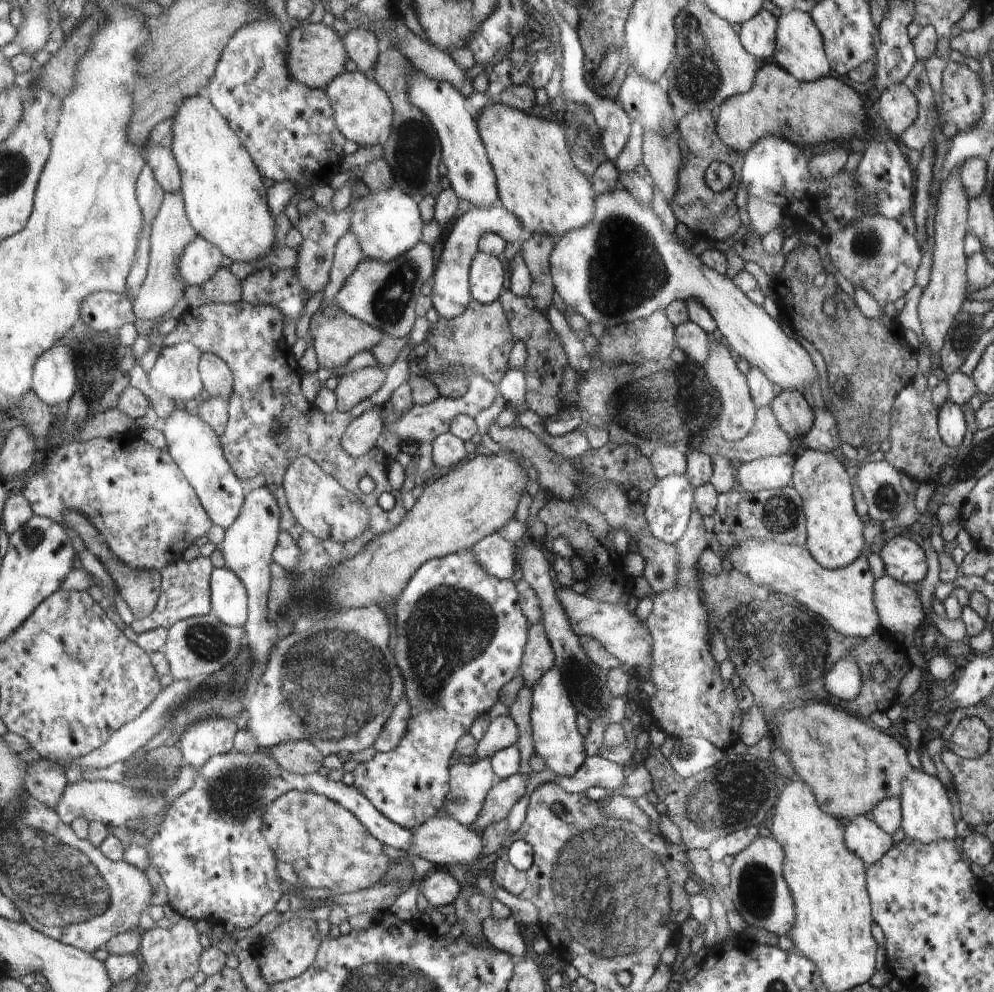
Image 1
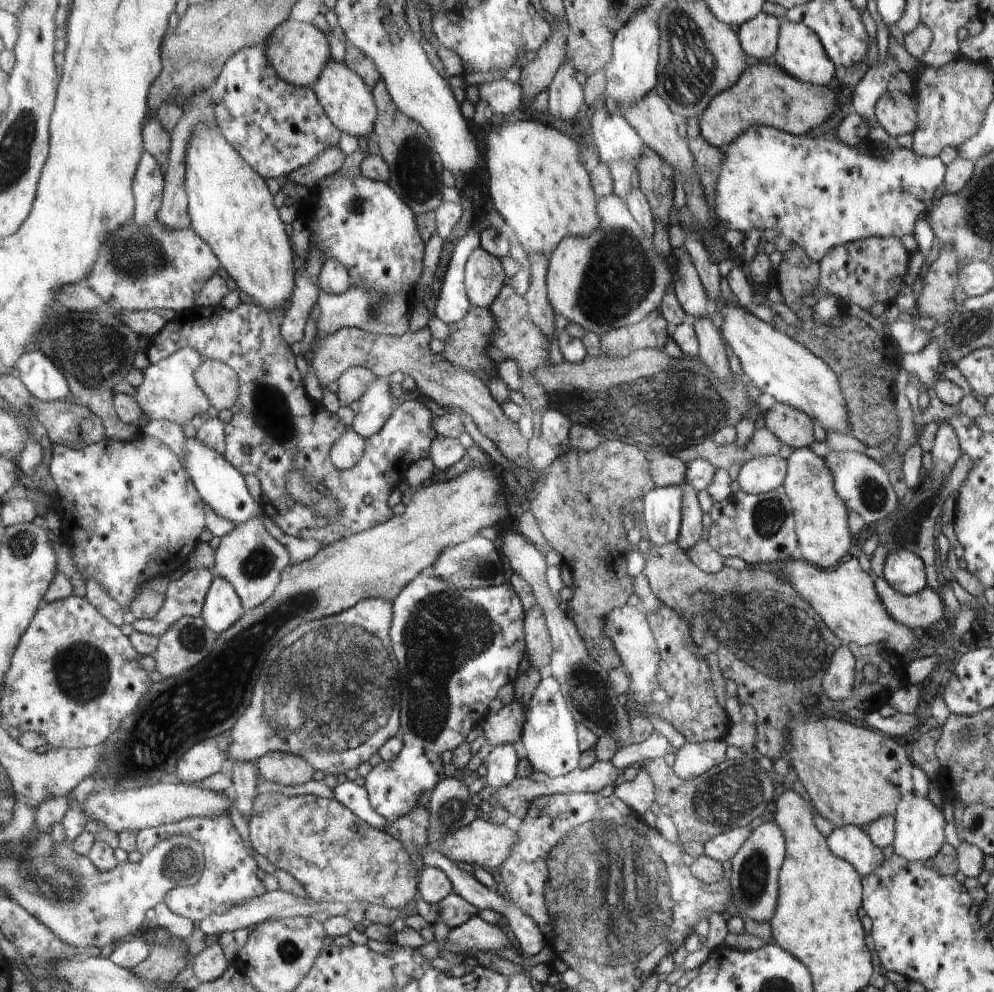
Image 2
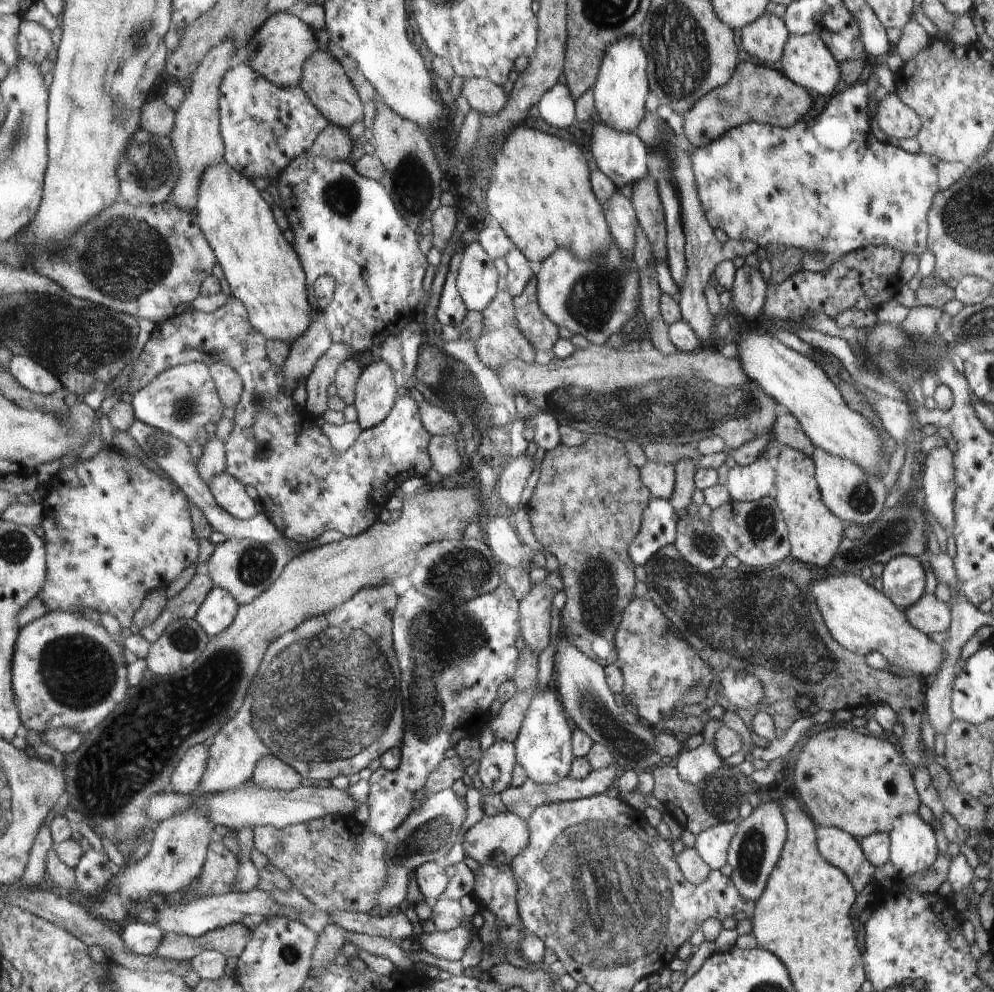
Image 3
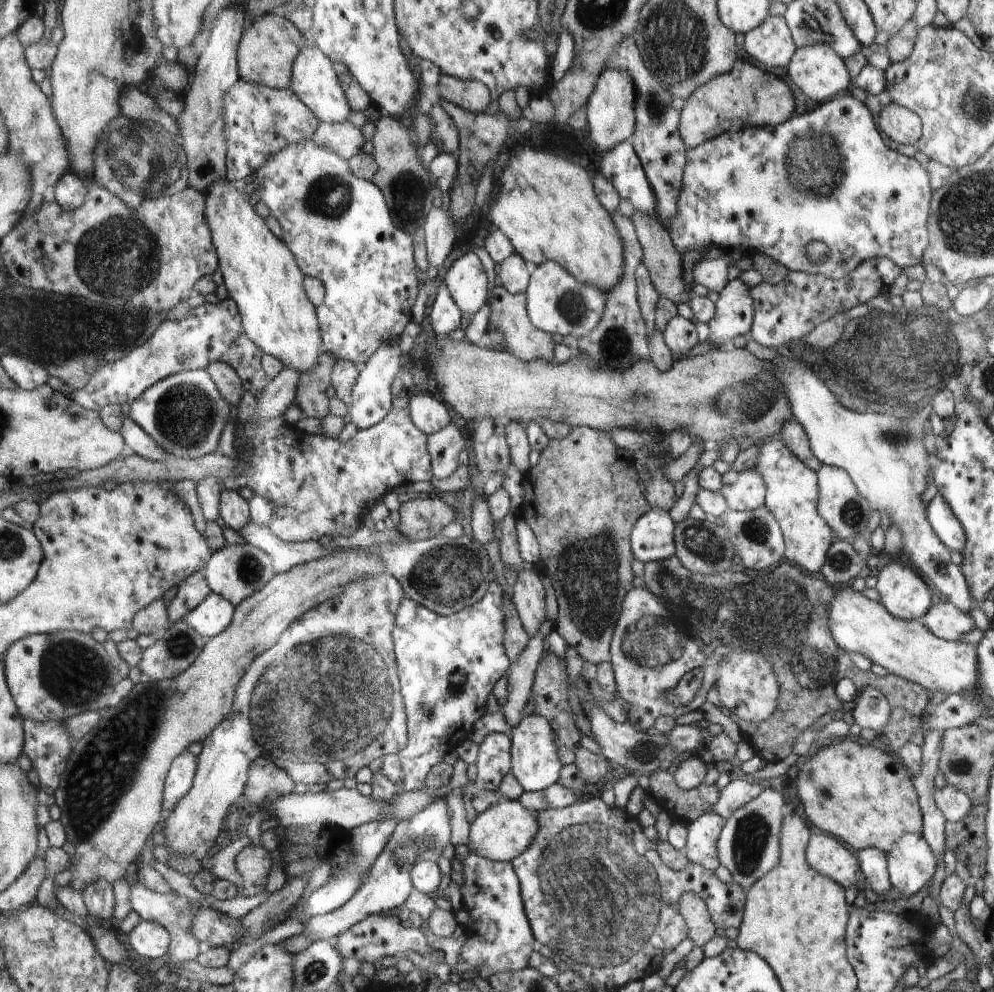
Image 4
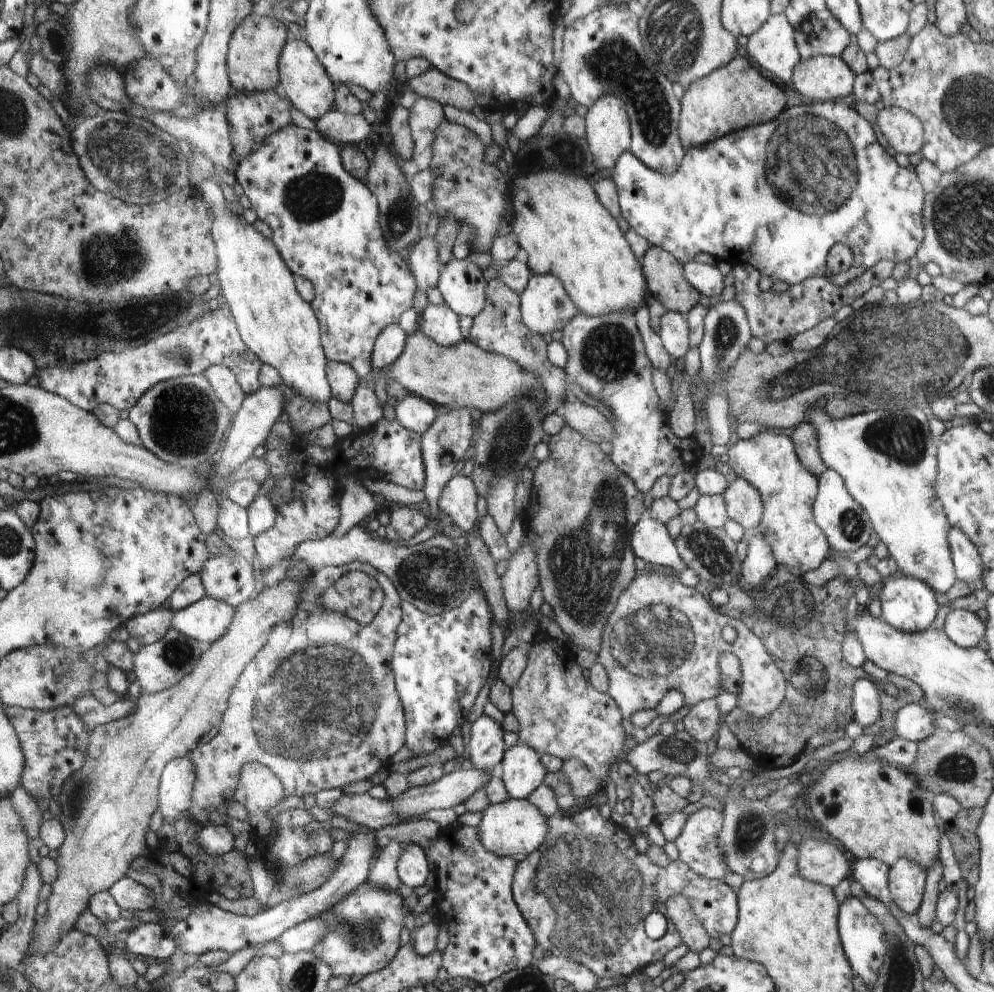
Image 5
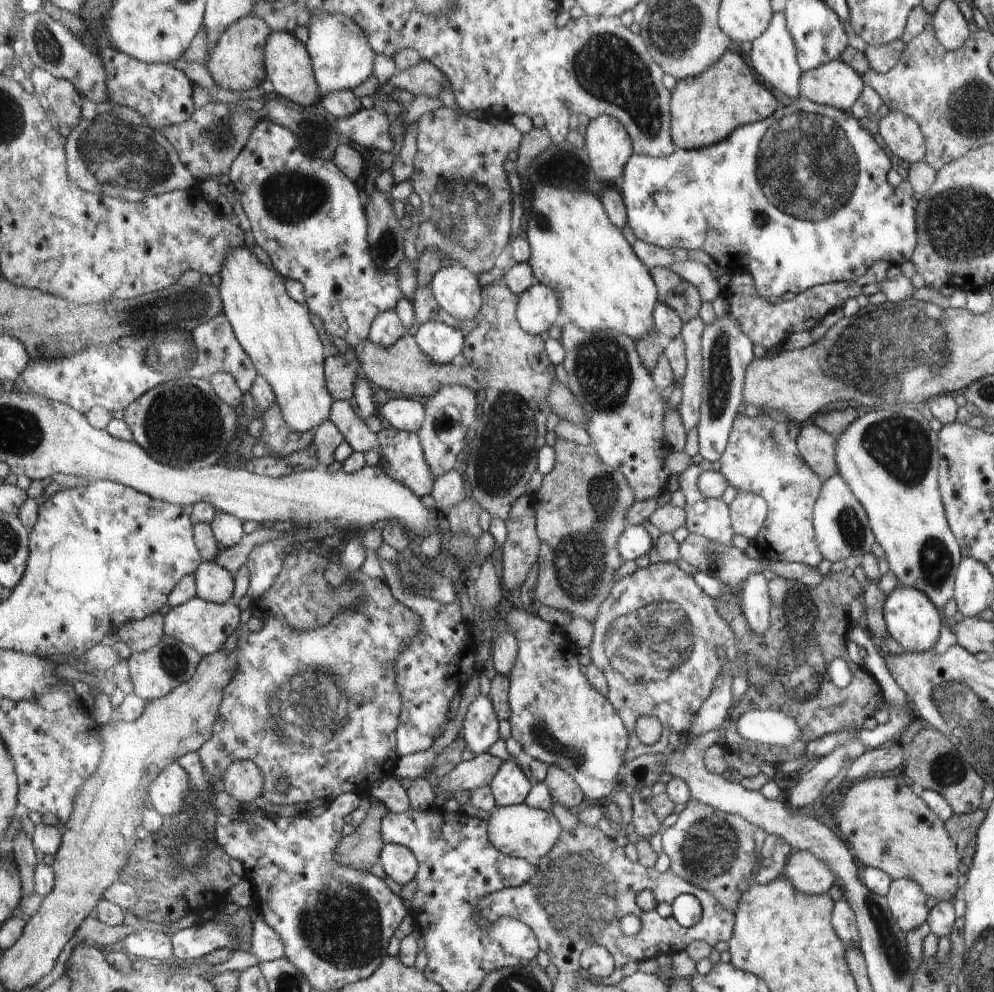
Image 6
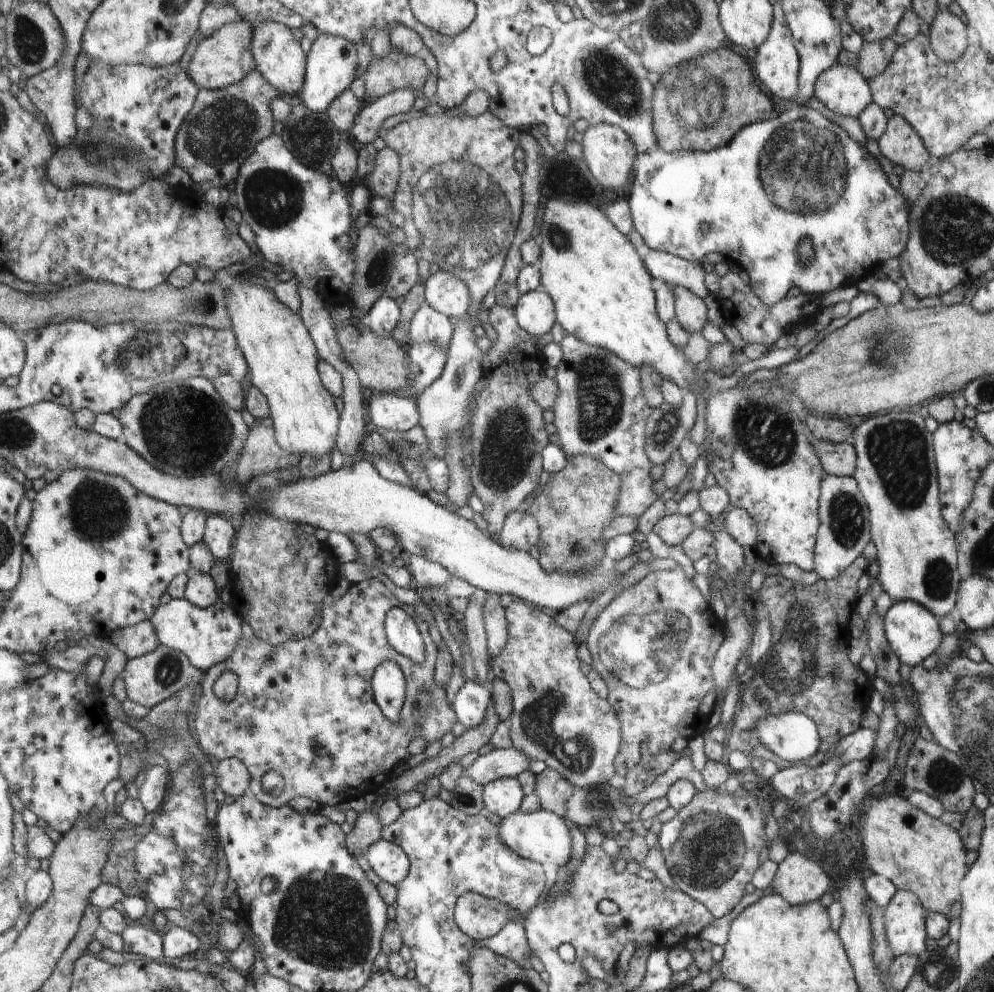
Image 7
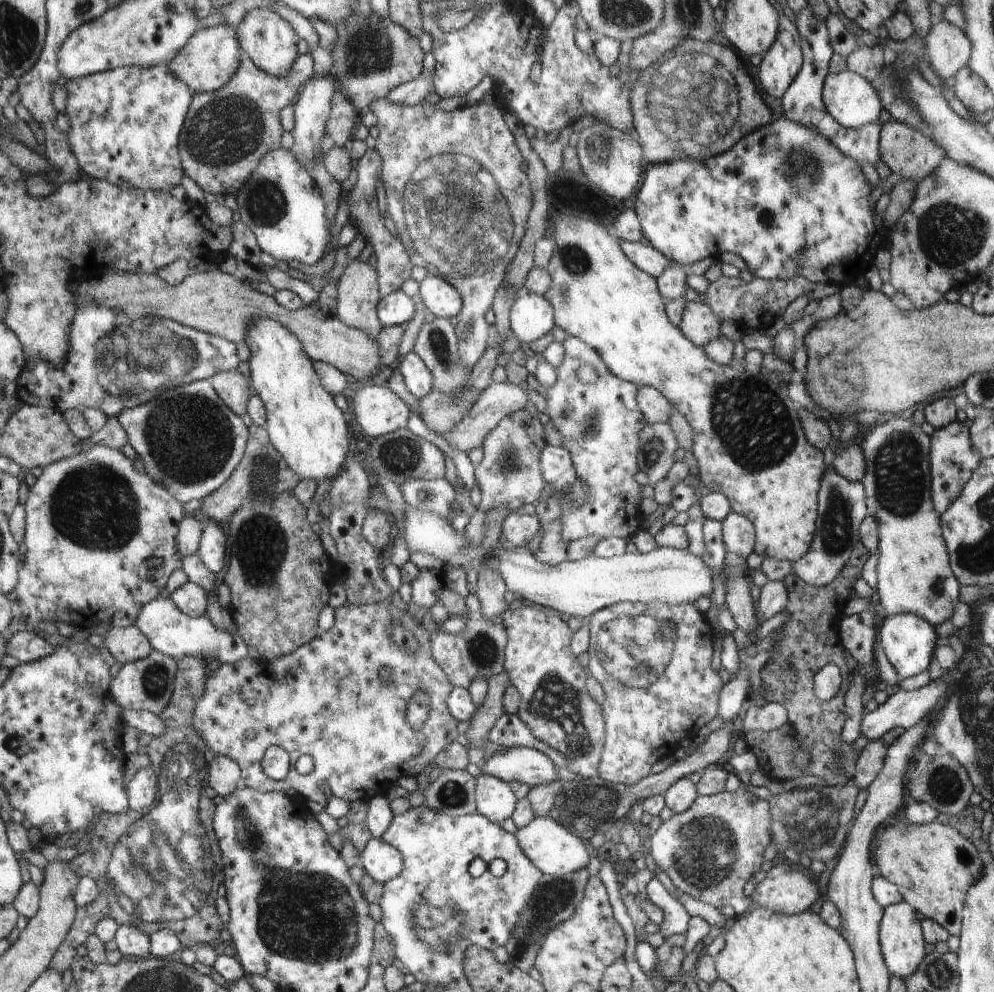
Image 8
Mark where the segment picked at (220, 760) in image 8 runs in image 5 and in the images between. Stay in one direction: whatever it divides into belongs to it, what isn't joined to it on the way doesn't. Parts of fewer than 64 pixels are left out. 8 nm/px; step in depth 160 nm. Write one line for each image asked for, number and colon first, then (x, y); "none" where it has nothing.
5: (259, 789)
6: (243, 781)
7: (233, 776)

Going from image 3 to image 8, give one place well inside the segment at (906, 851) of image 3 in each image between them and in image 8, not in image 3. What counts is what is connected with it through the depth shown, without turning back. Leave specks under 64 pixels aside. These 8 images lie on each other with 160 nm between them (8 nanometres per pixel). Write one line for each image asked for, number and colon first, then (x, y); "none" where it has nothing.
4: (910, 864)
5: (907, 880)
6: (906, 901)
7: (903, 916)
8: (902, 942)

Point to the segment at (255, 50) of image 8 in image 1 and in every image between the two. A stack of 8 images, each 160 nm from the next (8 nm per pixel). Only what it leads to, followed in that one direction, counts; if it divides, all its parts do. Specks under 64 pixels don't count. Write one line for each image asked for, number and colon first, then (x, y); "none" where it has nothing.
1: (364, 112)
2: (349, 102)
3: (325, 82)
4: (315, 82)
5: (306, 83)
6: (288, 66)
7: (278, 55)

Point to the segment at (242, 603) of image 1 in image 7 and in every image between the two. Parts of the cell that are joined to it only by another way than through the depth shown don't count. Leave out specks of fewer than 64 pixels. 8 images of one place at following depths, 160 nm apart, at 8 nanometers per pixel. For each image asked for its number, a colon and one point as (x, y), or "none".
2: (223, 607)
3: (217, 614)
4: (213, 617)
5: (209, 620)
6: (206, 626)
7: (208, 636)

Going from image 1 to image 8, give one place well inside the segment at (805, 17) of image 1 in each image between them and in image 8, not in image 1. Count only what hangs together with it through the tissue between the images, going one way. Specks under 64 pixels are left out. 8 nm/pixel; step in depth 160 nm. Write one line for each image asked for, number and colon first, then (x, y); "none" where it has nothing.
2: (799, 52)
3: (807, 60)
4: (818, 70)
5: (823, 77)
6: (835, 84)
7: (843, 89)
8: (850, 98)

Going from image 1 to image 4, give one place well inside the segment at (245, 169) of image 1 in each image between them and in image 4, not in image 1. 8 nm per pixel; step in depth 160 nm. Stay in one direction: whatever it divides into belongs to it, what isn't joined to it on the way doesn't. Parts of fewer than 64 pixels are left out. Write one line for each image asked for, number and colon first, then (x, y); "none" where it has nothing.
2: (232, 209)
3: (264, 272)
4: (262, 275)

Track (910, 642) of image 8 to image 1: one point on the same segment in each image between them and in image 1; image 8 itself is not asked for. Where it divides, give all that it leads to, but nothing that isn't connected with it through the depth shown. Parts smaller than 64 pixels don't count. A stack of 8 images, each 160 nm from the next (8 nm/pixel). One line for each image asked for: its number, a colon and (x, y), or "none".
1: (904, 560)
2: (904, 570)
3: (903, 579)
4: (901, 590)
5: (907, 603)
6: (911, 619)
7: (912, 630)

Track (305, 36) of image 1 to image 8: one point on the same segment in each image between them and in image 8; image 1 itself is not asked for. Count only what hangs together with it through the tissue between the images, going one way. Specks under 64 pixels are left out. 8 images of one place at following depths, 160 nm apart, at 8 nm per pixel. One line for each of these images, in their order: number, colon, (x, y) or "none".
2: (298, 51)
3: (279, 51)
4: (267, 52)
5: (258, 42)
6: (237, 62)
7: (222, 60)
8: (210, 61)

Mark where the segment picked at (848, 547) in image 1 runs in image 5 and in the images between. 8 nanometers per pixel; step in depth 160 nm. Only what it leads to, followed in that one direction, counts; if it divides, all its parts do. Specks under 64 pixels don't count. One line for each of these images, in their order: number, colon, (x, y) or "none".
2: (821, 518)
3: (815, 531)
4: (792, 494)
5: (767, 460)

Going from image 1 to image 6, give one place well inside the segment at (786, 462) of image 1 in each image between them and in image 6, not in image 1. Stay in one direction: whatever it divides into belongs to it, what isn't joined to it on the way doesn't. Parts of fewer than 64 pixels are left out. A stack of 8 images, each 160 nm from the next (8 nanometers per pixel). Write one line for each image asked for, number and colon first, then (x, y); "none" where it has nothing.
2: (761, 474)
3: (755, 481)
4: (745, 490)
5: (743, 502)
6: (748, 512)

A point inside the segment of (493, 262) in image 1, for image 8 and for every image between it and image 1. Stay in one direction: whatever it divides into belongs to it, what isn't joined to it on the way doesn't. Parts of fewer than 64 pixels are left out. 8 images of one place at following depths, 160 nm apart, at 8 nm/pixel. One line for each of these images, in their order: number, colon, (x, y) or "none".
2: (484, 277)
3: (476, 279)
4: (466, 279)
5: (461, 283)
6: (456, 289)
7: (445, 292)
8: (440, 297)

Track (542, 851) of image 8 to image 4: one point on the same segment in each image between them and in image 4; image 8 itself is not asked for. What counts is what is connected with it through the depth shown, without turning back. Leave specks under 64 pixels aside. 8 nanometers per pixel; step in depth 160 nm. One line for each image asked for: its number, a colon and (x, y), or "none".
4: (504, 831)
5: (514, 828)
6: (520, 831)
7: (541, 836)

